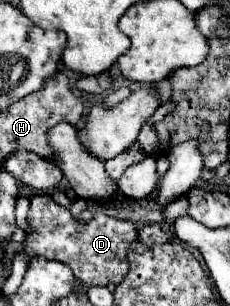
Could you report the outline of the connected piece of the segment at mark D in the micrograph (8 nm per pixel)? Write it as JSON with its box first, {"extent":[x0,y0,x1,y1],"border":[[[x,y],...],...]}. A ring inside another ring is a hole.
{"extent":[26,192,138,288],"border":[[[50,192],[34,194],[30,198],[28,212],[30,234],[26,236],[26,252],[34,256],[44,256],[48,260],[64,262],[72,268],[74,276],[84,282],[86,288],[106,286],[108,282],[120,284],[126,276],[126,248],[138,240],[136,224],[130,220],[112,218],[106,214],[94,214],[90,222],[78,222],[72,218],[70,210],[56,204]]]}

